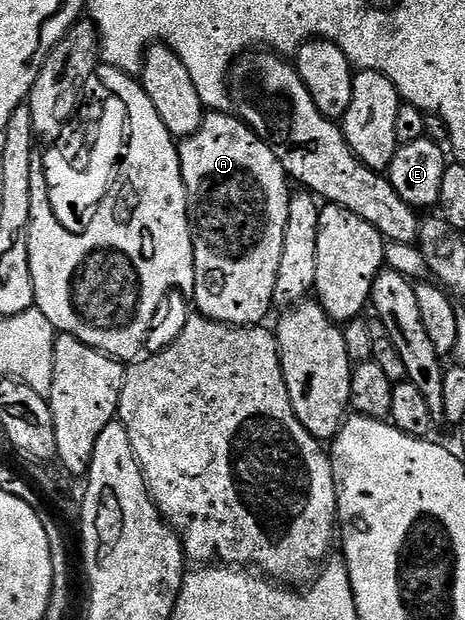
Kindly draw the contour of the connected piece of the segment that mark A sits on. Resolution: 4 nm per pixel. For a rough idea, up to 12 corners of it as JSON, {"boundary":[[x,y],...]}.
{"boundary":[[206,113],[177,151],[196,313],[274,309],[291,179],[268,142]]}

